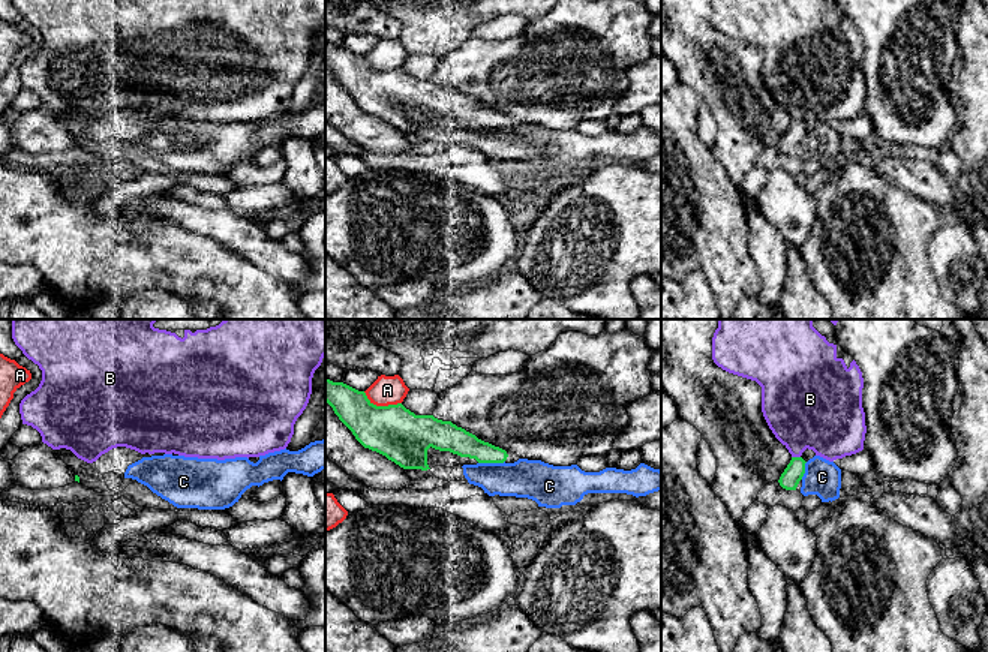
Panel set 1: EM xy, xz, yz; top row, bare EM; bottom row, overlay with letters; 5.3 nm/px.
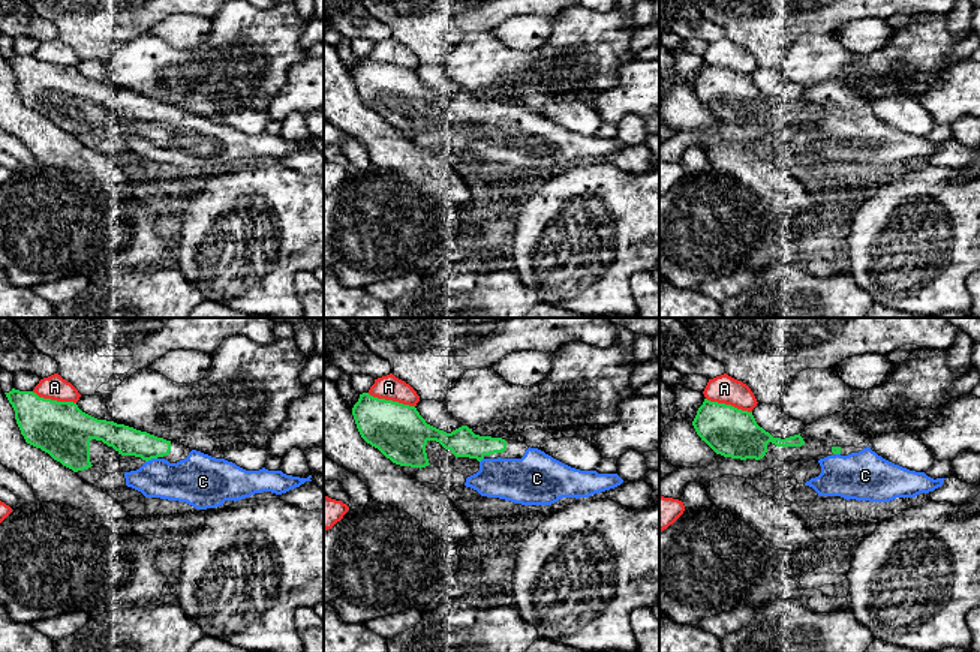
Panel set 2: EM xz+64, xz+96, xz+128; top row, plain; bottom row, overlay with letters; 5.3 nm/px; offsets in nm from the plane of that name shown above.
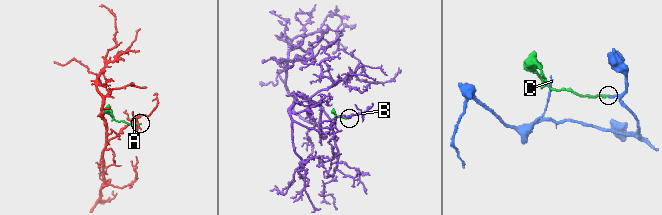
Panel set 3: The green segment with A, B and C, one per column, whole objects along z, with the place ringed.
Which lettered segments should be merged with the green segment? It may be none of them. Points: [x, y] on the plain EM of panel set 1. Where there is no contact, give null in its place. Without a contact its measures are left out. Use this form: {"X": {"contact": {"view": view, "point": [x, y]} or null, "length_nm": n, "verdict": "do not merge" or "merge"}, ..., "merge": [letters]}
{"A": {"contact": {"view": "xz", "point": [381, 71]}, "length_nm": 220, "verdict": "do not merge"}, "B": {"contact": {"view": "yz", "point": [796, 122]}, "length_nm": 50, "verdict": "do not merge"}, "C": {"contact": {"view": "xz", "point": [491, 126]}, "length_nm": 140, "verdict": "merge"}, "merge": ["C"]}

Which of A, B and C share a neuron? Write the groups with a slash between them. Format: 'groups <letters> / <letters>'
groups A / B / C

